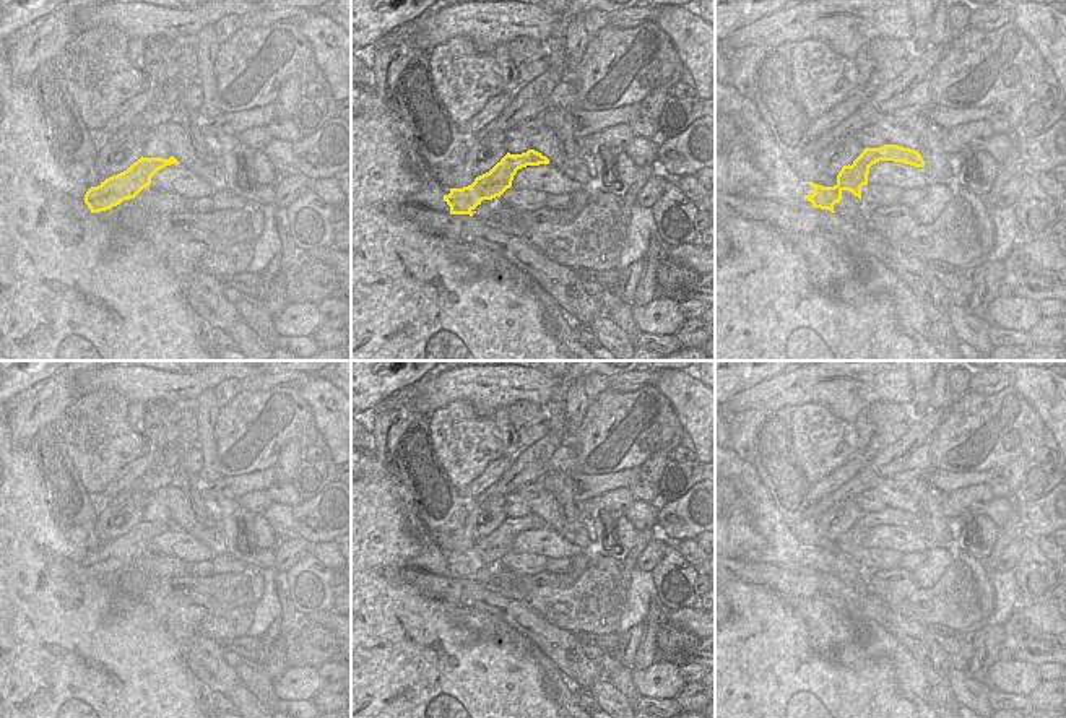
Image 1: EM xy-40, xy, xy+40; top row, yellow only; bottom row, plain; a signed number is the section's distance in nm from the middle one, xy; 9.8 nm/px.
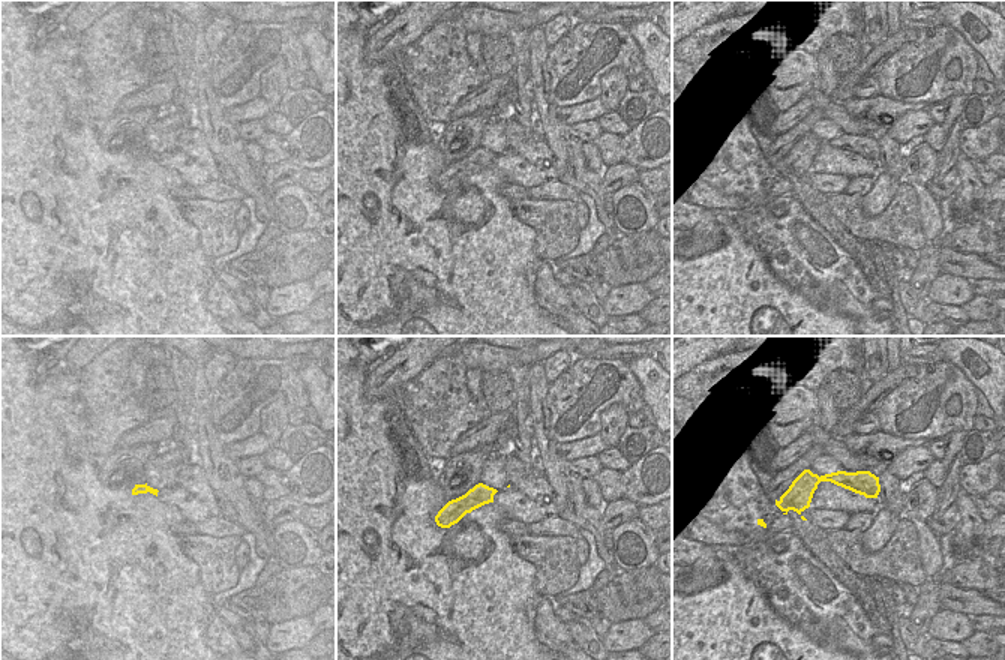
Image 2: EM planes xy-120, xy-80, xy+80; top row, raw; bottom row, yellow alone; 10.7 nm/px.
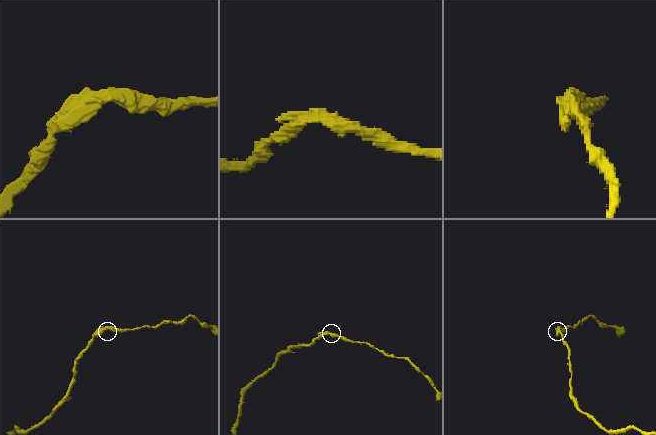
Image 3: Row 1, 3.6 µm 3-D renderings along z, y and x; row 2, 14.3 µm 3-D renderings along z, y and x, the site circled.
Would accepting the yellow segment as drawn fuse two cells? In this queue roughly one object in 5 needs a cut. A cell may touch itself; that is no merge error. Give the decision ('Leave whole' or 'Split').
Split

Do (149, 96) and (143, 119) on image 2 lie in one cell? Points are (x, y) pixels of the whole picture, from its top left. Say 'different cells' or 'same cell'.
different cells

